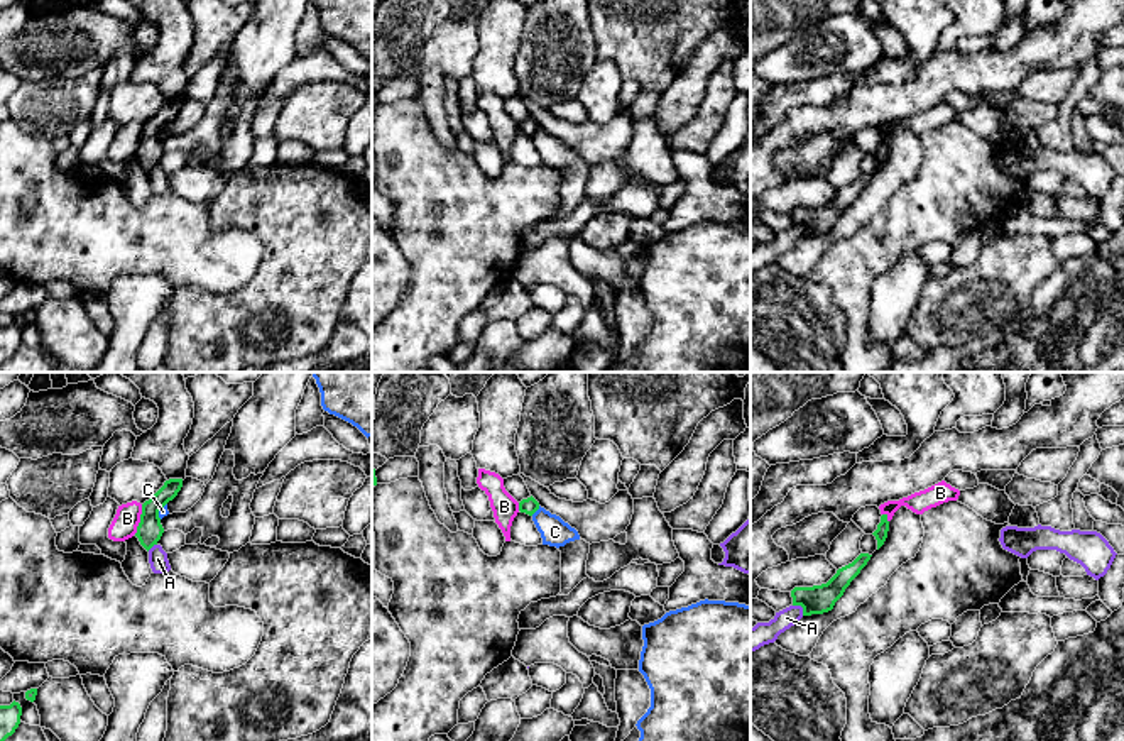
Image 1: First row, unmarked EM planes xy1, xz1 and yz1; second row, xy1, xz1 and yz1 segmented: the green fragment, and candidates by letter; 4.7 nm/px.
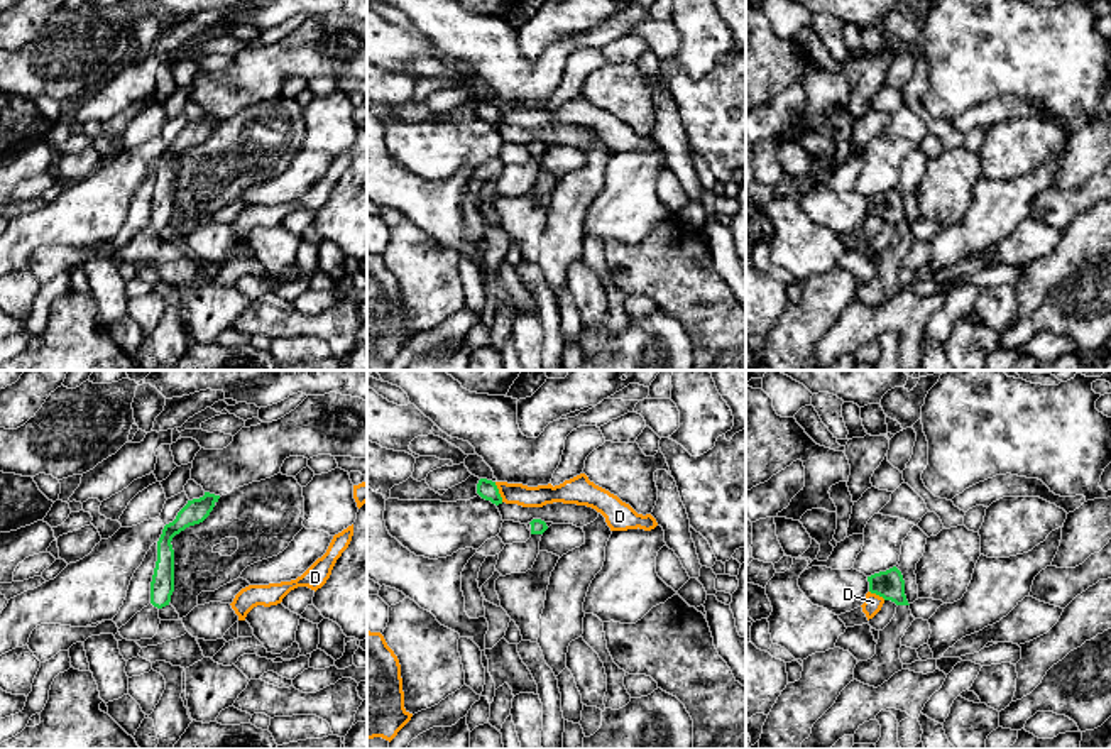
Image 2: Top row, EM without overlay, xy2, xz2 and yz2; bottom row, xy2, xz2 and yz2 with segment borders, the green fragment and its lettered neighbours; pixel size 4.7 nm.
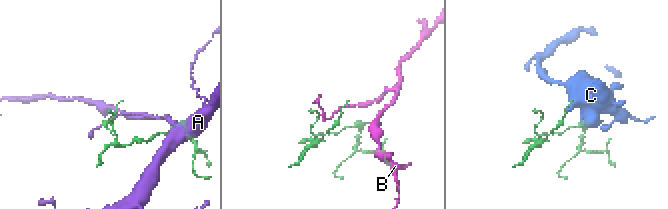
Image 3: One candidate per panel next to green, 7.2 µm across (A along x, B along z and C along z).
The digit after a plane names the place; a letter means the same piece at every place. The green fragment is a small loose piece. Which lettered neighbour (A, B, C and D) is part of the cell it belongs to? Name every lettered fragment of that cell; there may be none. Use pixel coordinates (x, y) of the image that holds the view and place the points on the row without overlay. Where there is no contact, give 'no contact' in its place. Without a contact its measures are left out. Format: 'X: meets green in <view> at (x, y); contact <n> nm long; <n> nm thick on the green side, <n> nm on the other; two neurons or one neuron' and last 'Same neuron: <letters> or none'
A: meets green in yz1 at (802, 227); contact 80 nm long; 140 nm thick on the green side, 110 nm on the other; two neurons
B: meets green in xy1 at (141, 141); contact 150 nm long; 120 nm thick on the green side, 120 nm on the other; two neurons
C: meets green in xz1 at (534, 132); contact 60 nm long; 80 nm thick on the green side, 140 nm on the other; two neurons
D: meets green in xz2 at (498, 114); contact 100 nm long; 90 nm thick on the green side, 100 nm on the other; two neurons
Same neuron: none

